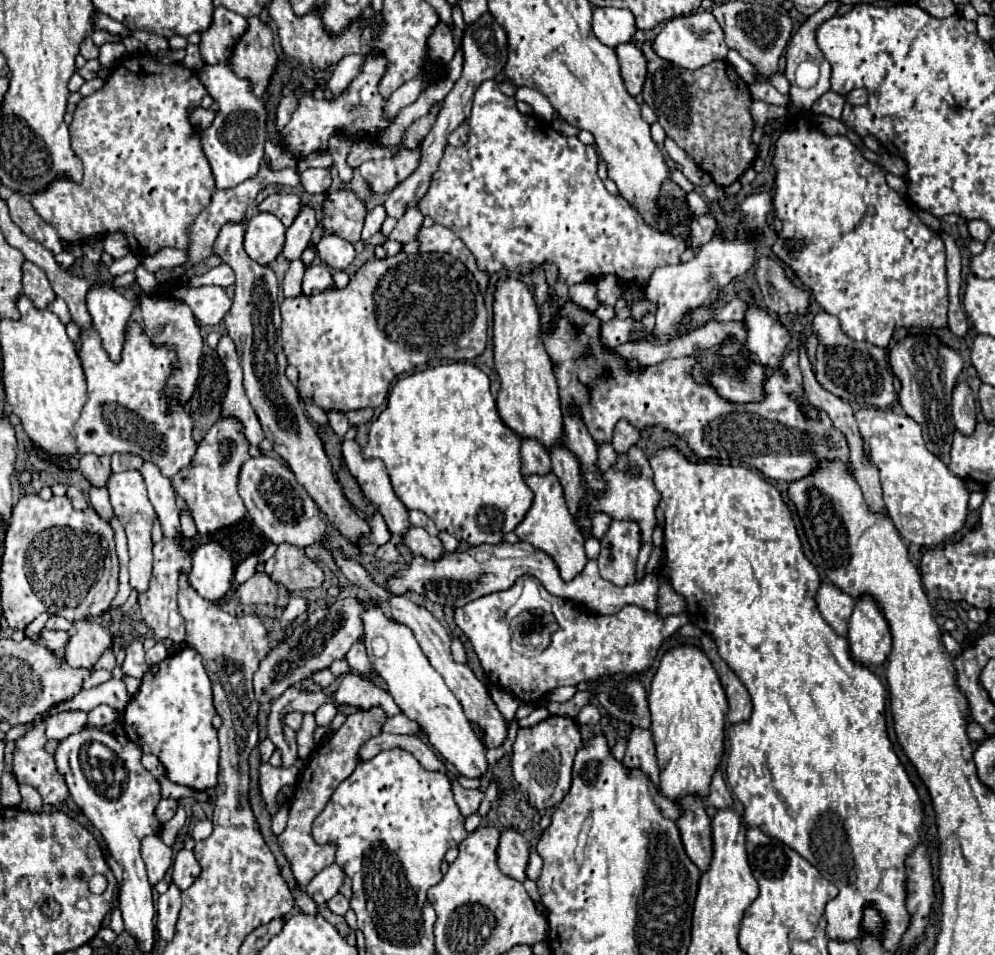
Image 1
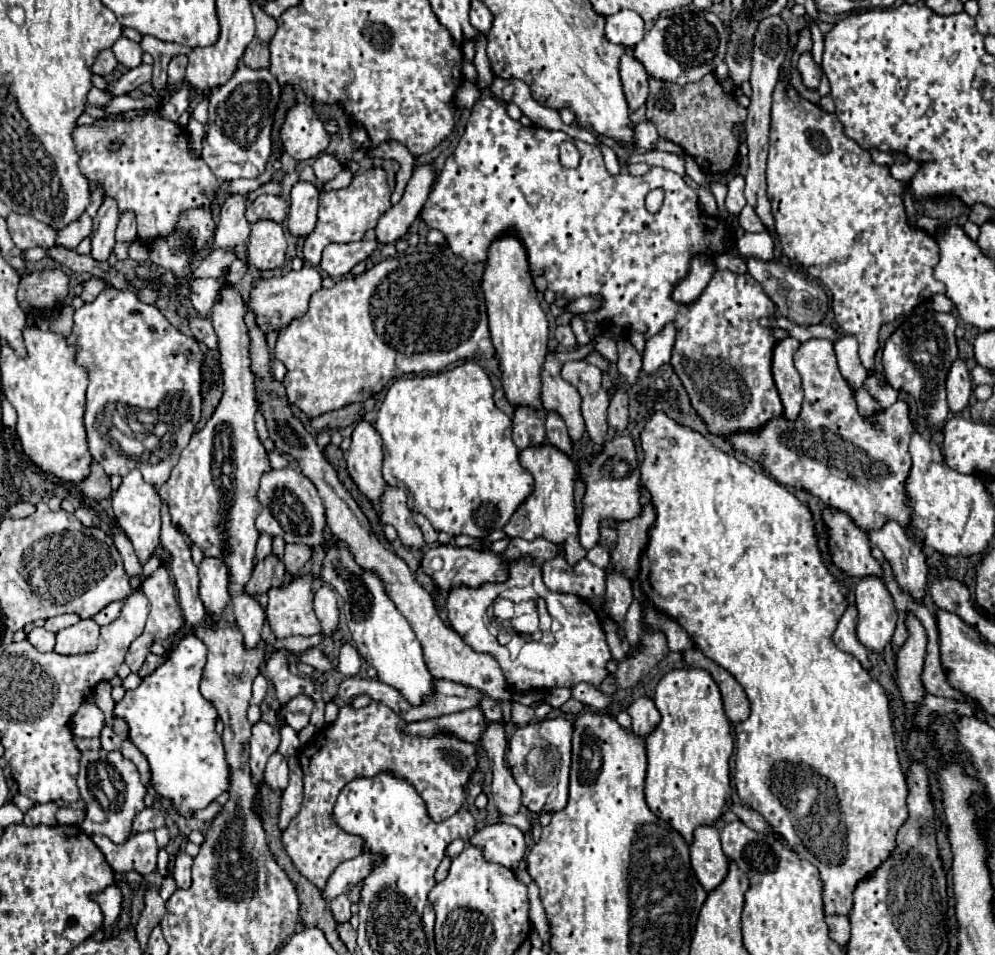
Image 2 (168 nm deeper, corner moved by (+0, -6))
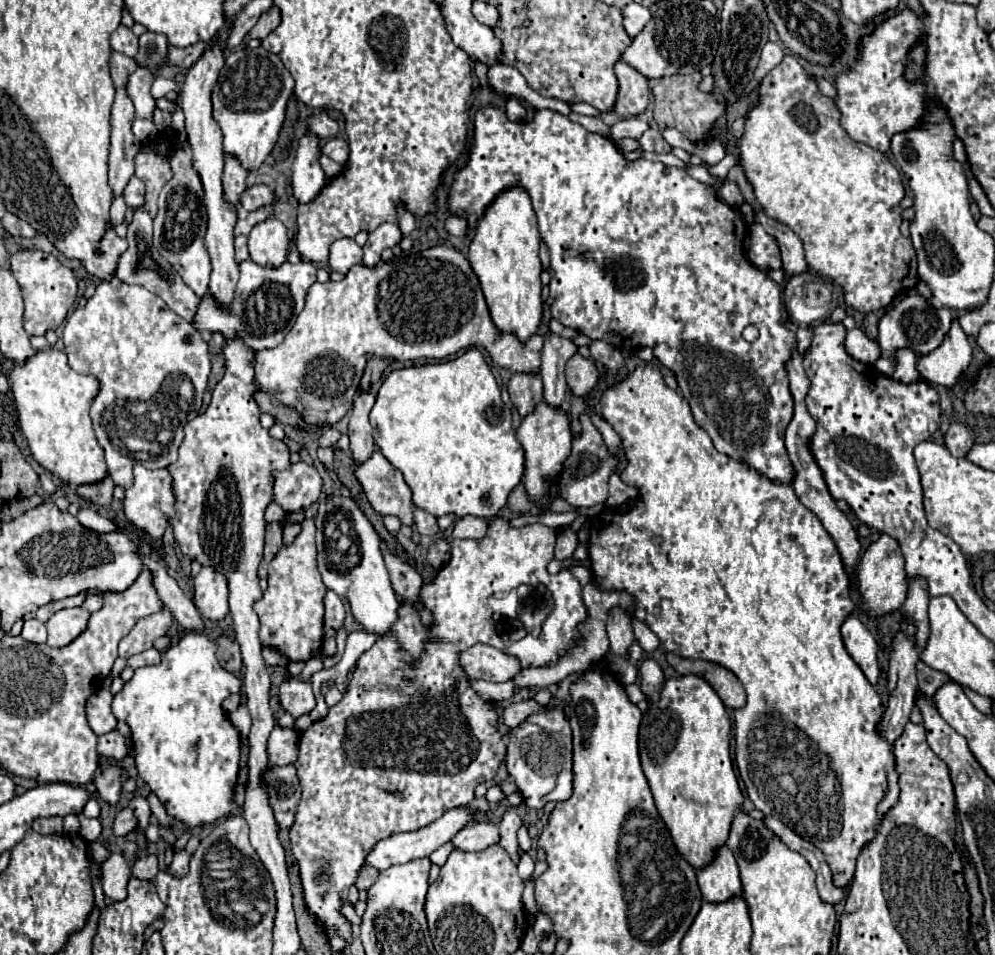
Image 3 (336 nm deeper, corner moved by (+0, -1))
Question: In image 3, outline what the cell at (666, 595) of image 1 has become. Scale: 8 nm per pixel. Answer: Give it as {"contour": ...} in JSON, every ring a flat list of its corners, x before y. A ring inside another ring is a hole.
{"contour":[[667,653,667,661,681,675,695,673,695,675,705,677,709,681,709,685,717,691,717,695,721,697,721,701,727,709,735,711,735,709,745,707,745,699,747,699,745,689,729,669,725,669,717,663,711,663,711,661,703,661,703,659,683,659,683,657,677,657,675,653]]}

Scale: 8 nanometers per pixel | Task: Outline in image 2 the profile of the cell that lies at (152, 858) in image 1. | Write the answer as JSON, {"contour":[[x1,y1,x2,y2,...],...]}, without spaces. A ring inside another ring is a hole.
{"contour":[[139,832,123,844,113,844,105,836,93,836,93,842,103,852,105,860,114,872,125,874,135,870,139,874,151,874,157,868,157,842,153,832]]}

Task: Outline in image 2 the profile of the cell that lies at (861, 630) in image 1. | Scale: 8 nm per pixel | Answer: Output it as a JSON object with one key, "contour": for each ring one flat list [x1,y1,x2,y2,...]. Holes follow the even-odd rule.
{"contour":[[865,576,855,588,857,596,857,638,871,652,881,652,893,638,897,608,885,582,879,576]]}

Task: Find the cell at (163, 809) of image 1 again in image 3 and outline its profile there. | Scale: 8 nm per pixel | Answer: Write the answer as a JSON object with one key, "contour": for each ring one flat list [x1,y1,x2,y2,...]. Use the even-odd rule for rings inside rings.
{"contour":[[123,809,117,817,115,817,115,825,113,825,113,833,115,835,121,835,121,837,125,837,127,833,131,833,131,831,135,831,135,827,137,827,137,817,135,817,135,813,133,813,133,809]]}

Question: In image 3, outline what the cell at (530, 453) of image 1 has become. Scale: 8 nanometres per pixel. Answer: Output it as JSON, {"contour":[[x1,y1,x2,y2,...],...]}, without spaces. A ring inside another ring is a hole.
{"contour":[[515,373,507,385,507,391,519,415,525,417,525,413,533,413,533,405,537,405,537,401,543,401,541,375]]}

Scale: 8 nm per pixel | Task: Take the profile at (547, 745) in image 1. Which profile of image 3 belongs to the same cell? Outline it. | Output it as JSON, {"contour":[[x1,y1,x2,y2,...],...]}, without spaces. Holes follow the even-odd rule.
{"contour":[[561,709,535,713,511,729,505,763,527,807,543,809,549,801,565,801,573,790,571,727,565,713]]}

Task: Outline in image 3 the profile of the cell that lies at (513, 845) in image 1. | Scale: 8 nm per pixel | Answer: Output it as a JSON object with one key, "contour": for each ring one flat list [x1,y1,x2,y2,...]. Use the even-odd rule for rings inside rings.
{"contour":[[493,821,469,823,453,837,455,849,461,851,481,851,497,843,499,843,499,833,497,833,497,823]]}

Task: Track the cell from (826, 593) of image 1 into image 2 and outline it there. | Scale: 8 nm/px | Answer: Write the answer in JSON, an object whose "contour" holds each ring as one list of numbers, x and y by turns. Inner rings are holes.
{"contour":[[849,606,849,608,845,610,845,614,841,616,837,630,833,632,833,642,837,644,839,650,843,650,843,652,851,654,853,658,857,658,865,670,871,670,869,652,867,652,867,648,857,640,855,626,857,626,857,608,855,608,855,606]]}

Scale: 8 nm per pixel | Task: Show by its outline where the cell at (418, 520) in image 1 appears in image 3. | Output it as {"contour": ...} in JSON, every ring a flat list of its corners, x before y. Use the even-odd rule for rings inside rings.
{"contour":[[415,509,413,513,415,513,415,527,417,527,417,531,421,535,435,535,439,531,437,519,433,515,429,515,429,513,421,511,421,509]]}

